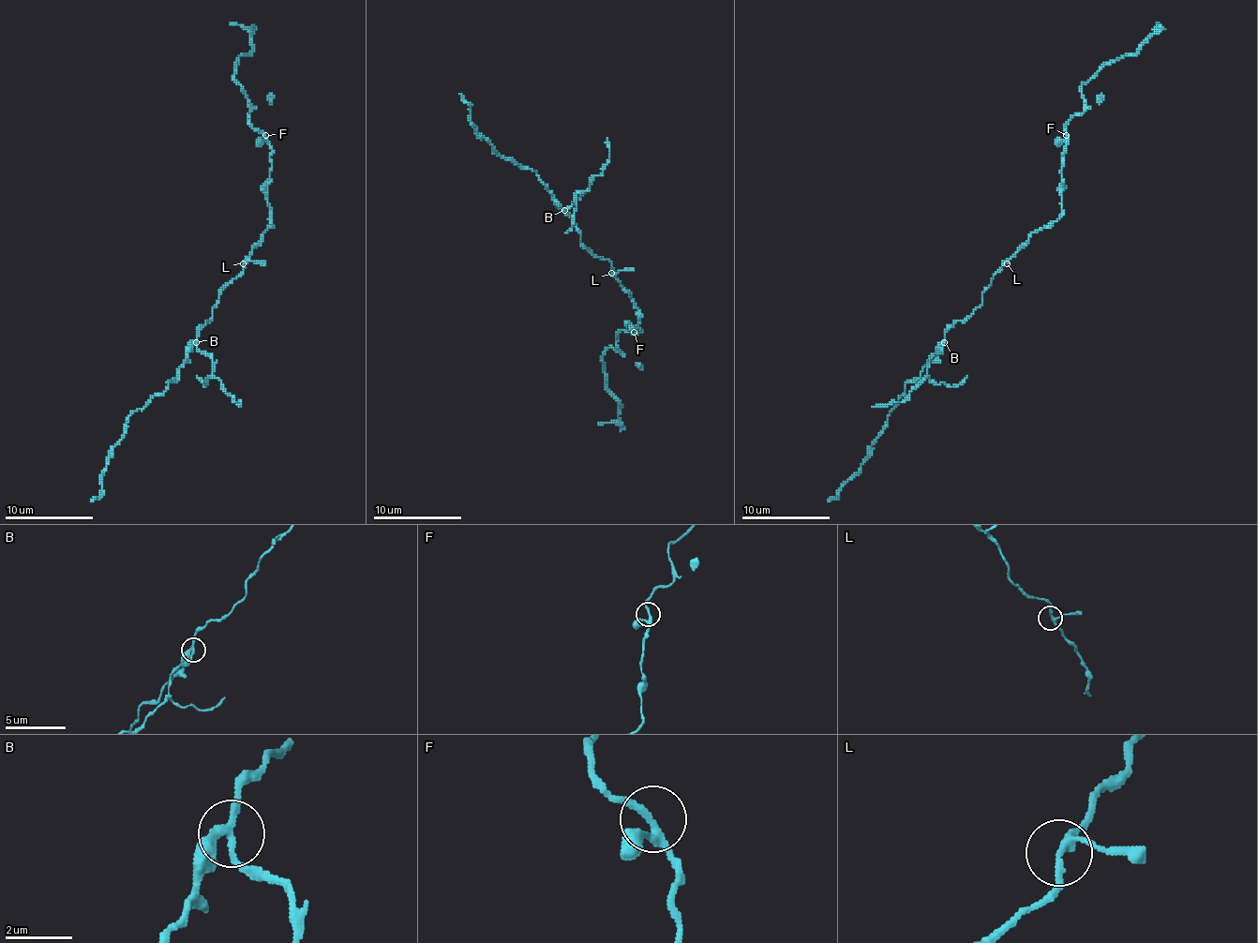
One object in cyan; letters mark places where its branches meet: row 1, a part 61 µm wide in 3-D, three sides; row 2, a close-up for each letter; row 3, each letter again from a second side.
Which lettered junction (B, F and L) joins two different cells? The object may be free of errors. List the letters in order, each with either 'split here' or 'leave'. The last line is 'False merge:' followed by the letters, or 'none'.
B: split here
F: leave
L: leave
False merge: B

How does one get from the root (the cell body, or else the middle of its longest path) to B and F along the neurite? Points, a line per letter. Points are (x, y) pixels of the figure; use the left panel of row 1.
B: (246, 263), (243, 270), (218, 294), (218, 303), (212, 309), (212, 316), (197, 334), (197, 342)
F: (246, 263), (252, 247), (270, 228), (270, 203), (265, 184), (272, 166), (272, 146), (265, 135)

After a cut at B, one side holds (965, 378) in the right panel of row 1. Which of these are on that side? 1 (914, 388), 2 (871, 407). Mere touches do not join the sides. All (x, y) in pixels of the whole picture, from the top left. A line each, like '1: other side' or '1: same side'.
1: same side
2: same side

